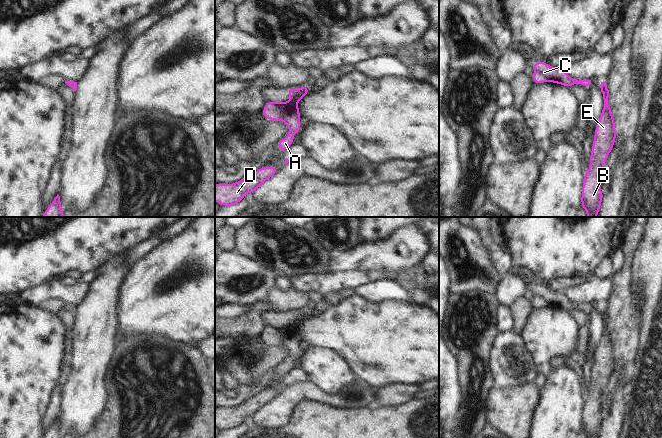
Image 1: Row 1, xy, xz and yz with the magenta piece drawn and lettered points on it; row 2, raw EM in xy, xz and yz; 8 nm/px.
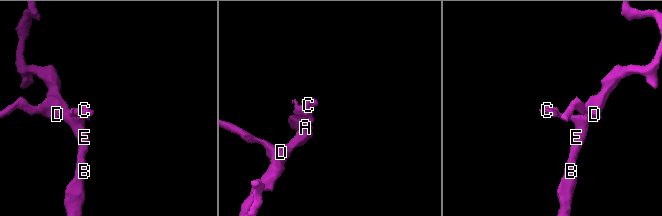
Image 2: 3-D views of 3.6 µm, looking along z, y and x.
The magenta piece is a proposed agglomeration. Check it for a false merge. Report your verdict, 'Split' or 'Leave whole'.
Leave whole.

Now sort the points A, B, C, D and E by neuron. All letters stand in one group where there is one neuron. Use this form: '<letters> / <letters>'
A B C D E

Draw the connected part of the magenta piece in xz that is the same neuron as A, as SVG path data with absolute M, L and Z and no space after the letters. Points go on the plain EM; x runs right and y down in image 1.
M305 309L299 313L289 312L286 316L290 319L289 326L267 325L262 333L263 340L268 344L283 345L289 351L288 359L276 368L280 375L288 374L288 371L294 367L294 358L301 354L300 333L297 327L308 319L309 311Z

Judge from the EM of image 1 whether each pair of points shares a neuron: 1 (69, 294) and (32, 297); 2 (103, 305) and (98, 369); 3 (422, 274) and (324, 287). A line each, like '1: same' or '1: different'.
1: same
2: same
3: same

